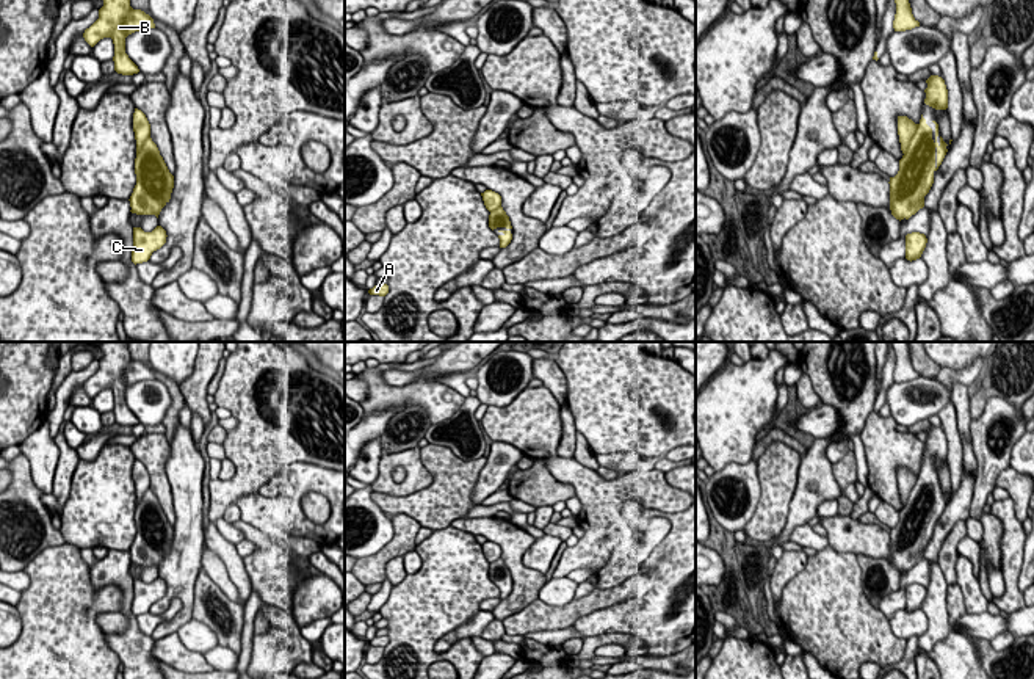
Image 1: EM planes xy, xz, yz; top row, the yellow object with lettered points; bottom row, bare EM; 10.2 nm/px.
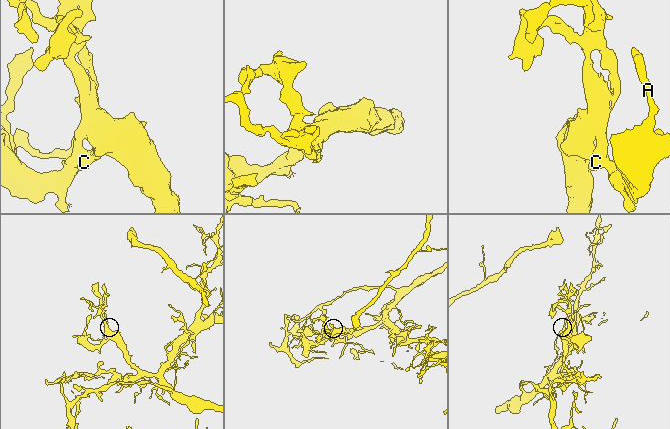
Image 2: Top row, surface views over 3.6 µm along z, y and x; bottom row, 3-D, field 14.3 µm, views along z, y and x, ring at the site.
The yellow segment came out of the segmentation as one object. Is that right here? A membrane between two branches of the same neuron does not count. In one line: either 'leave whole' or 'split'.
leave whole

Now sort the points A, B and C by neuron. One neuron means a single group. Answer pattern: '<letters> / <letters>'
A B C

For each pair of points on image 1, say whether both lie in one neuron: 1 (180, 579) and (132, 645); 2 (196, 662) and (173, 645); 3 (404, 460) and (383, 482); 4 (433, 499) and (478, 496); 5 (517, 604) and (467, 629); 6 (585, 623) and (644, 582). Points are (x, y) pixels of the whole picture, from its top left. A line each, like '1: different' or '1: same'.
1: different
2: same
3: same
4: different
5: different
6: same

